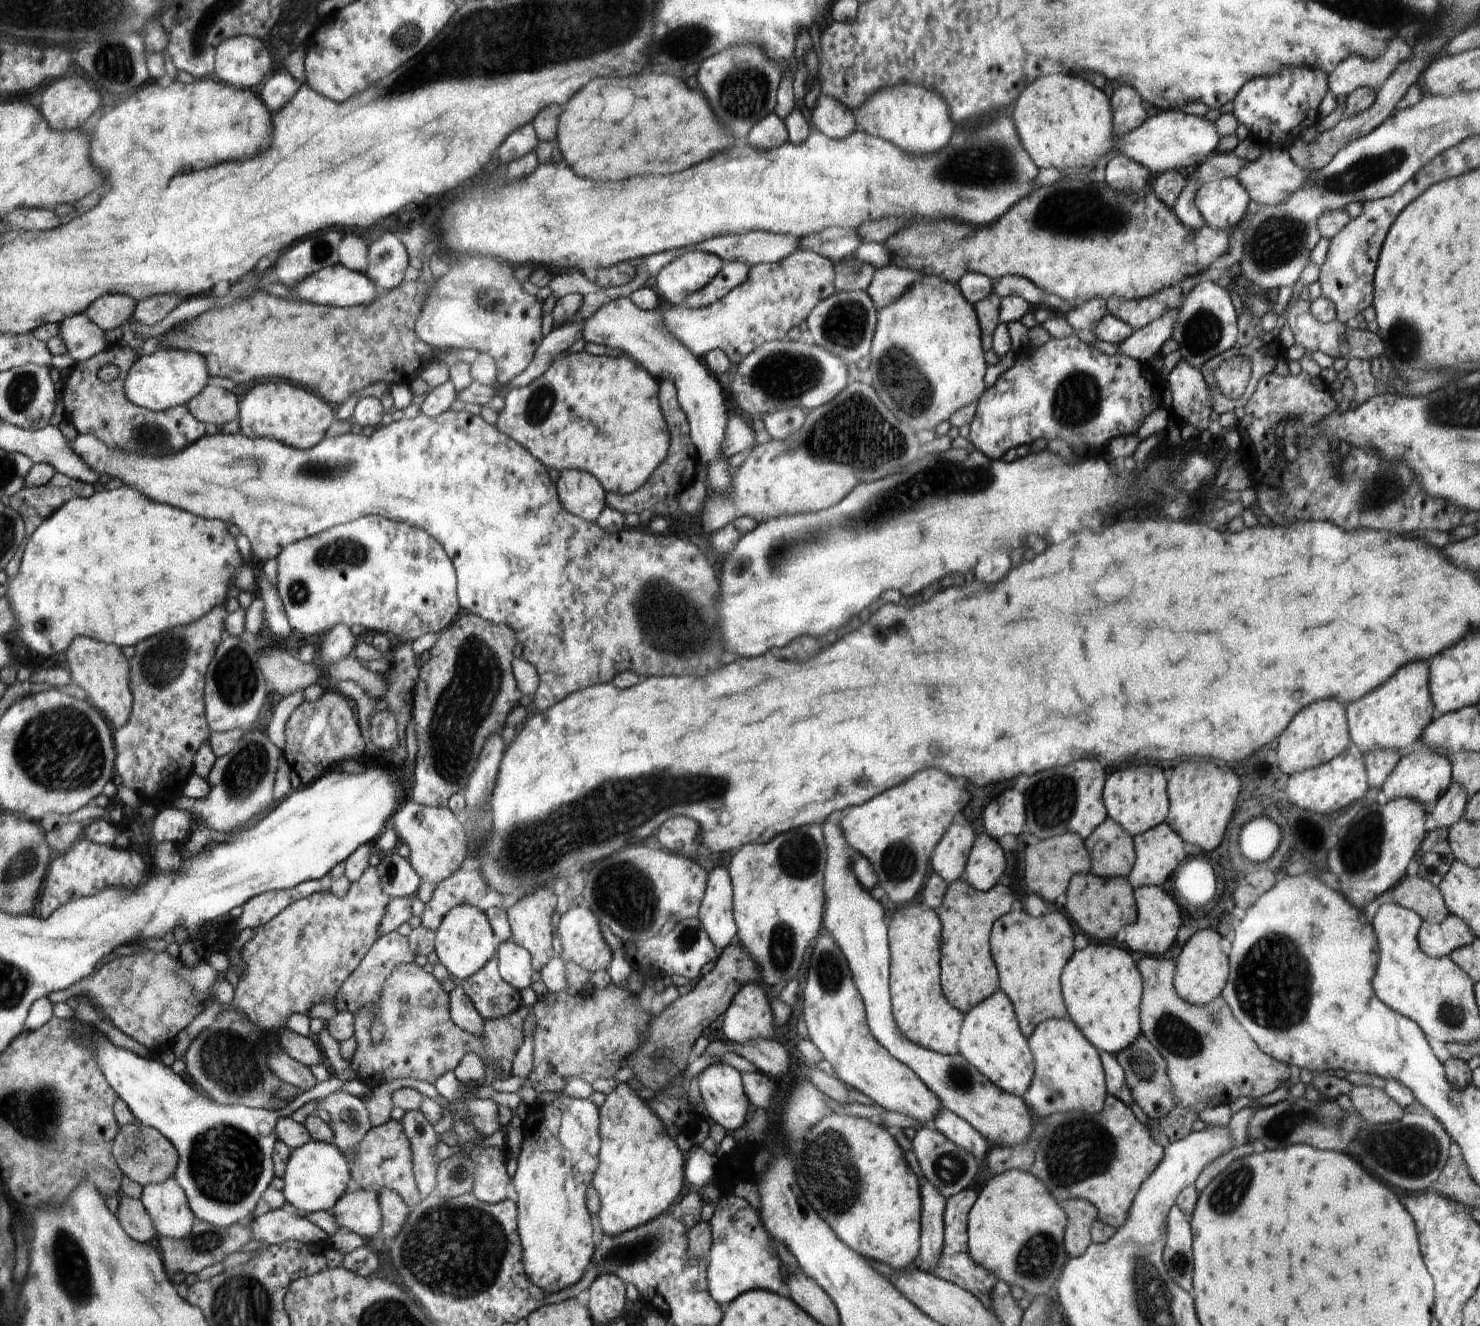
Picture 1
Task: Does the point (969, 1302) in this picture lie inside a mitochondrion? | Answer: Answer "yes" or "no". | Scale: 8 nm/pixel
no

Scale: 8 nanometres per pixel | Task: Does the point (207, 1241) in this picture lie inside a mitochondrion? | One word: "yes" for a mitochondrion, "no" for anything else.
yes

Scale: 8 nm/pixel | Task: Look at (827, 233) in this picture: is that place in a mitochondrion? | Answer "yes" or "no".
no

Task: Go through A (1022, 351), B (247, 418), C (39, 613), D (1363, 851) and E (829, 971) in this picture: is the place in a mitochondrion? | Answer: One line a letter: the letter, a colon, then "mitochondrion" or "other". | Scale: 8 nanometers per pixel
A: other
B: other
C: other
D: mitochondrion
E: mitochondrion

